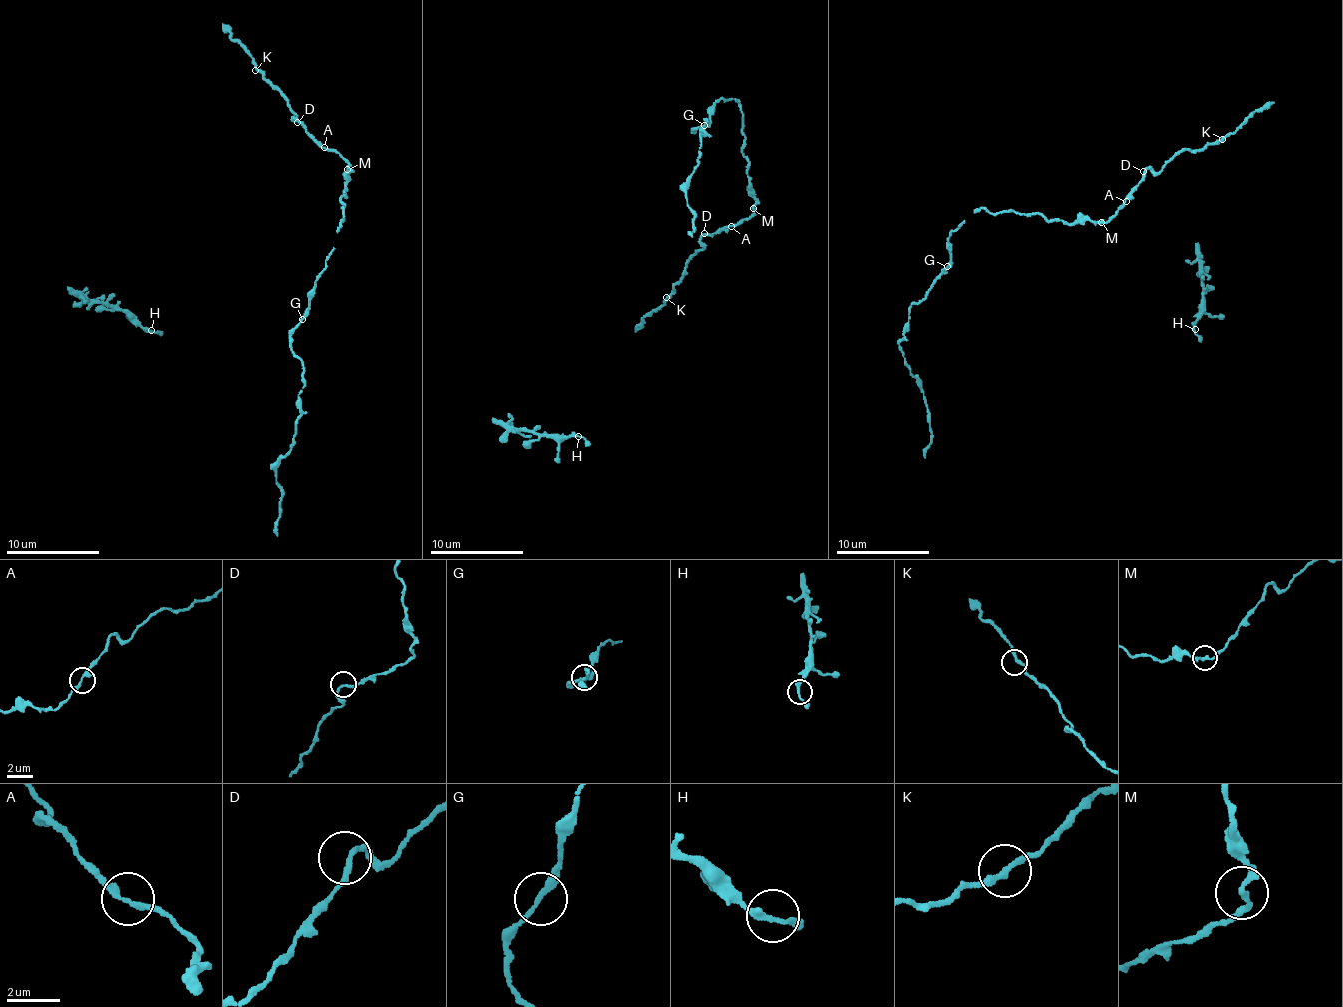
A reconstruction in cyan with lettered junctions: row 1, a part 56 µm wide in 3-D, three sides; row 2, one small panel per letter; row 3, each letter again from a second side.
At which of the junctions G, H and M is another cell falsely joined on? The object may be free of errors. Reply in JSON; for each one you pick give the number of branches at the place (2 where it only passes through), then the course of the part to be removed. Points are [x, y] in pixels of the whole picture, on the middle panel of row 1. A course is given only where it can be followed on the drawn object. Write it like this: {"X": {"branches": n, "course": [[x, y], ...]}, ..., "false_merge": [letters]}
{"false_merge": []}

